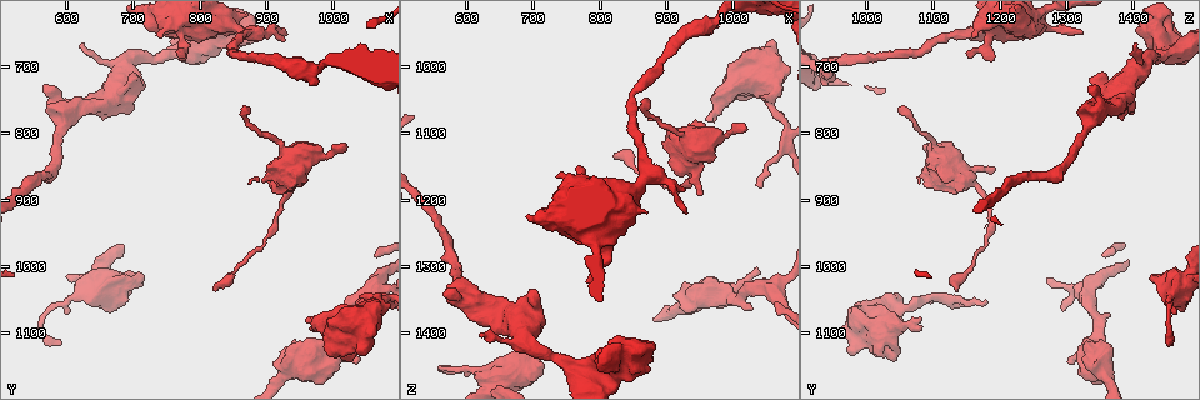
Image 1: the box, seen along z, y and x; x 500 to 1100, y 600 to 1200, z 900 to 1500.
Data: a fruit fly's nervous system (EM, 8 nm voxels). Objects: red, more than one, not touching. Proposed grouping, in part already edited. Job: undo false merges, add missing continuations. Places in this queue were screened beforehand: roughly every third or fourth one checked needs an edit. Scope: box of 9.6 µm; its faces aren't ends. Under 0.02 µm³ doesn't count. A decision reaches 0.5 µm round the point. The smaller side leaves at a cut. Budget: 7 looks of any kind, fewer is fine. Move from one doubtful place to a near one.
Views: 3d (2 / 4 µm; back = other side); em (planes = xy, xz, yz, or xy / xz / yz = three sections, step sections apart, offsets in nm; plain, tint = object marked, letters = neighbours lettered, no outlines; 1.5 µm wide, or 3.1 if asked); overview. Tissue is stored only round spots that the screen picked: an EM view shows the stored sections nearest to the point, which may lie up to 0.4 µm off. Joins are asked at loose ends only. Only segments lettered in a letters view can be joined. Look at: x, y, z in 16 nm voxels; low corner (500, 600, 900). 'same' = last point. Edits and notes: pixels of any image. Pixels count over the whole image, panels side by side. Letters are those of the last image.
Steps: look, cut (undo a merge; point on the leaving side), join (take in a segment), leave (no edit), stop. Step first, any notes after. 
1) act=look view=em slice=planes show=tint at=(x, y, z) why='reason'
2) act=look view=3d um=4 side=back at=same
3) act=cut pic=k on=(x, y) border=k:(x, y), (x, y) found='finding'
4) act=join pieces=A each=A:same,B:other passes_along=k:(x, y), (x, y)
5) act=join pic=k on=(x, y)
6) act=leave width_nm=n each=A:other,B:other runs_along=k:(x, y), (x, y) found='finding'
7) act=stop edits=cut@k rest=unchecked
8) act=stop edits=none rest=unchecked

act=look view=3d um=4 at=(620, 665, 1400) why='an open end'

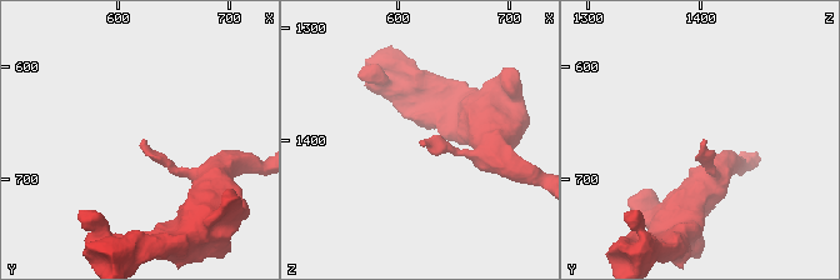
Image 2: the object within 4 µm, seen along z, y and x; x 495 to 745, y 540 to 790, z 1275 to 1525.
act=look view=em slice=planes show=tint at=(624, 664, 1404) why='need the tissue'

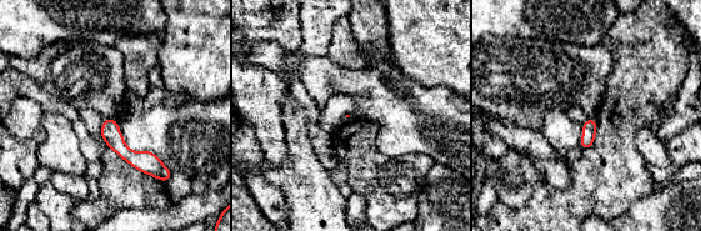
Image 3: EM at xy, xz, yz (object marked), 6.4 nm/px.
act=look view=em slice=planes show=letters at=same why='see the neighbours'

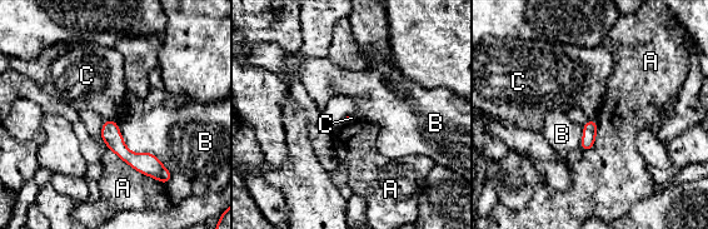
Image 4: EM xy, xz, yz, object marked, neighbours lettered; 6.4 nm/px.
act=leave each=A:other,B:other,C:other border=4:(106, 118), (114, 120) found='none of them fits'

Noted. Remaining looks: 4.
act=look view=3d um=2 side=back at=(860, 765, 1050) why='tapers out'

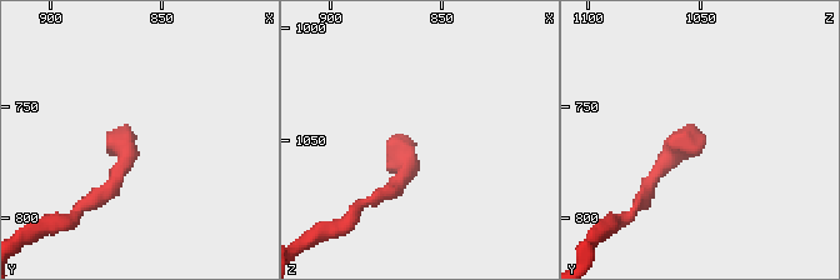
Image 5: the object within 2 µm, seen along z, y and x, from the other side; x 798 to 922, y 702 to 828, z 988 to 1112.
act=look view=em slice=planes show=plain at=(864, 764, 1049) why='shape alone is not enough'

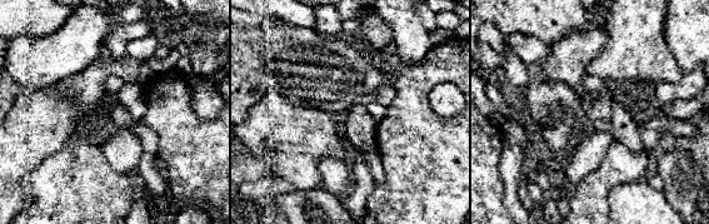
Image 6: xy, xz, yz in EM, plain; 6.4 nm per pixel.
act=look view=em slice=planes show=letters at=same why='see the neighbours'

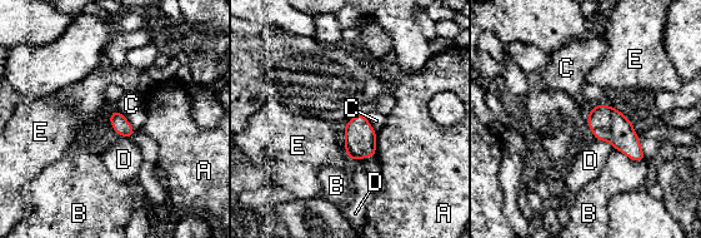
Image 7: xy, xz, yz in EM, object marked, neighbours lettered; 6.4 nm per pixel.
act=leave width_nm=110 each=A:other,B:other,C:other,D:other,E:other found='no lettered segment goes on from it'

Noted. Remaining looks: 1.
act=look view=em slice=planes show=letters at=(1035, 1140, 1300) why='branch stops here'

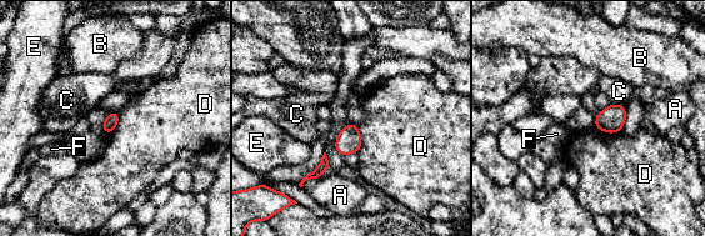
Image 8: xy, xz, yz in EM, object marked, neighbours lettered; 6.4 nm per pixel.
act=leave each=A:other,B:other,C:other,D:other,E:other,F:other border=8:(594, 126), (609, 132), (621, 131) found='none of them fits'

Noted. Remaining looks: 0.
act=stop edits=none rest=unchecked

